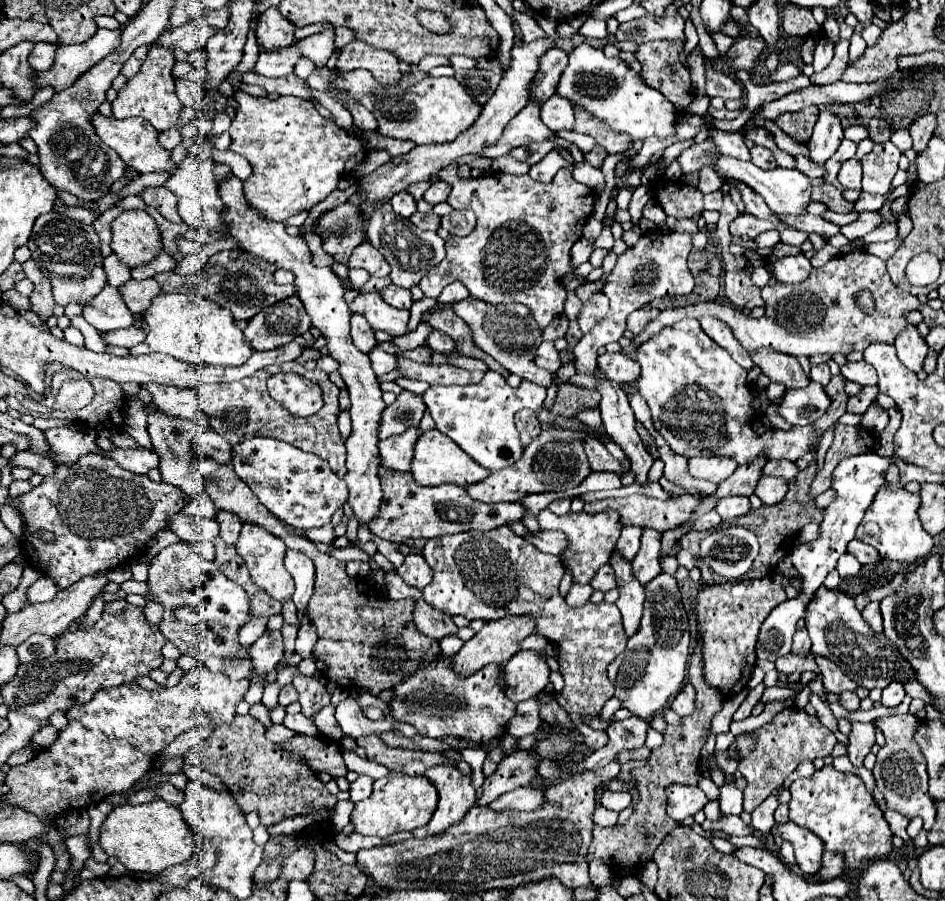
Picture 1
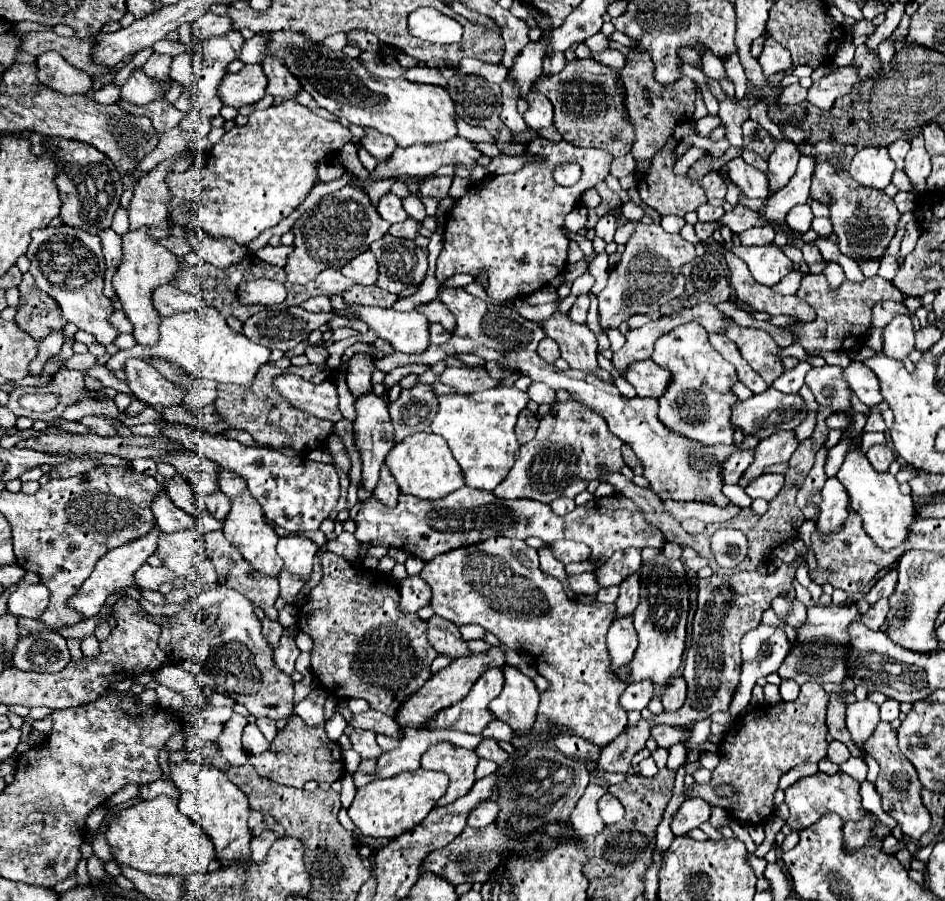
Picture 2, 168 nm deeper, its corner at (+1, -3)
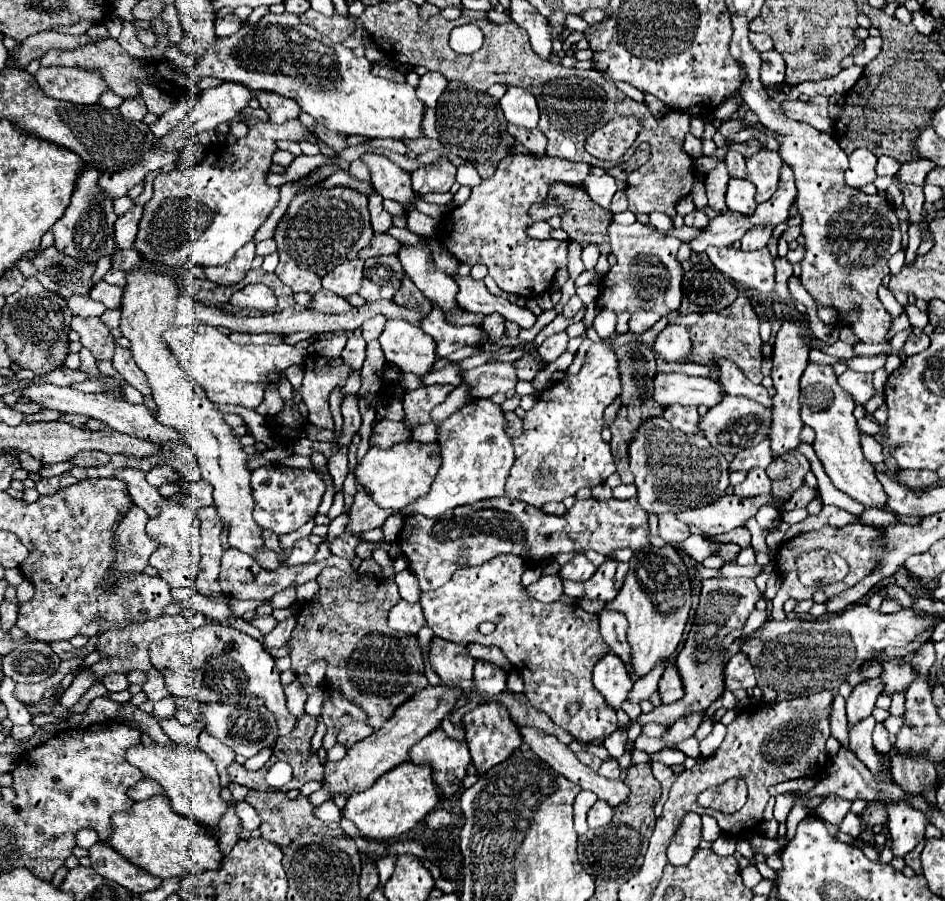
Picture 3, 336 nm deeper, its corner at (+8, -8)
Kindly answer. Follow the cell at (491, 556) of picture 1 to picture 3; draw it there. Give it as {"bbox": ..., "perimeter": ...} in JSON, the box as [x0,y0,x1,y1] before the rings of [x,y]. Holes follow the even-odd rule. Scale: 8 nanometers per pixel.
{"bbox":[421,554,617,742],"perimeter":[[[499,554],[479,566],[467,566],[453,574],[453,578],[443,584],[441,588],[433,592],[421,592],[421,606],[425,612],[427,624],[433,628],[435,636],[457,642],[457,644],[493,644],[503,650],[503,654],[509,658],[513,666],[519,668],[523,680],[525,680],[525,694],[529,698],[529,704],[541,712],[545,712],[557,726],[573,734],[581,742],[593,742],[593,740],[605,740],[617,730],[617,710],[613,710],[607,700],[601,696],[601,692],[591,682],[593,666],[597,664],[599,656],[607,652],[607,644],[599,634],[599,618],[597,614],[585,612],[581,606],[569,606],[565,602],[539,602],[533,596],[529,596],[527,588],[521,586],[523,570],[527,568],[527,562],[521,556],[515,554]],[[489,620],[495,624],[493,634],[481,634],[479,626]],[[569,704],[579,704],[577,714],[569,714]]]}

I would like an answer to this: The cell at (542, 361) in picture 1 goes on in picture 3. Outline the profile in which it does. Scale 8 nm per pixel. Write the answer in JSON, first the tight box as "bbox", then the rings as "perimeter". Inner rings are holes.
{"bbox":[539,332,569,362],"perimeter":[[[567,332],[553,334],[553,336],[549,336],[549,338],[539,346],[539,356],[541,356],[545,362],[553,362],[553,360],[557,360],[557,358],[567,350],[567,342],[569,342]]]}

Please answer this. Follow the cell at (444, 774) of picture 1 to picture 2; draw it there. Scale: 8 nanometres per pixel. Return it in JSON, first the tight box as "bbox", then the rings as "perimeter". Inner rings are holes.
{"bbox":[422,741,478,807],"perimeter":[[[446,741],[430,747],[422,755],[422,769],[442,771],[450,777],[450,787],[446,789],[444,797],[438,799],[440,807],[454,803],[456,799],[464,797],[472,789],[472,785],[476,783],[474,779],[476,765],[478,765],[478,757],[474,751],[456,747]]]}

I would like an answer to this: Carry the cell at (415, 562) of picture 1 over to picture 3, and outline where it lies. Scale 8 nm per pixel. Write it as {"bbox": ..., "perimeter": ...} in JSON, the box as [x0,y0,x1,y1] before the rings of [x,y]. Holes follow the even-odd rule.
{"bbox":[389,600,425,634],"perimeter":[[[401,600],[389,610],[389,626],[393,630],[405,632],[405,634],[417,634],[423,624],[425,624],[425,616],[419,602],[411,604]]]}

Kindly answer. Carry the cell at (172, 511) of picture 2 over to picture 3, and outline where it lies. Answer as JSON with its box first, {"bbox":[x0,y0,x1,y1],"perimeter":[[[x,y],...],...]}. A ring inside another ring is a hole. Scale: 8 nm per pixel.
{"bbox":[115,468,163,518],"perimeter":[[[123,468],[115,474],[115,478],[123,480],[127,484],[127,490],[133,498],[133,502],[143,508],[149,518],[157,518],[159,516],[159,504],[163,500],[163,496],[159,494],[159,490],[155,486],[149,486],[145,480],[145,472],[141,470],[133,470],[133,468]]]}

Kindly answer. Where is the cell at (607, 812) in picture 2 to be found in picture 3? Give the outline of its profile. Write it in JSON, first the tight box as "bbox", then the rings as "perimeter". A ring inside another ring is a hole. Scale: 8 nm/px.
{"bbox":[587,800,613,828],"perimeter":[[[597,800],[597,802],[593,804],[593,808],[589,810],[589,814],[587,814],[589,828],[605,826],[605,824],[611,822],[611,818],[613,818],[613,808],[611,808],[607,802],[603,802],[603,800]]]}

